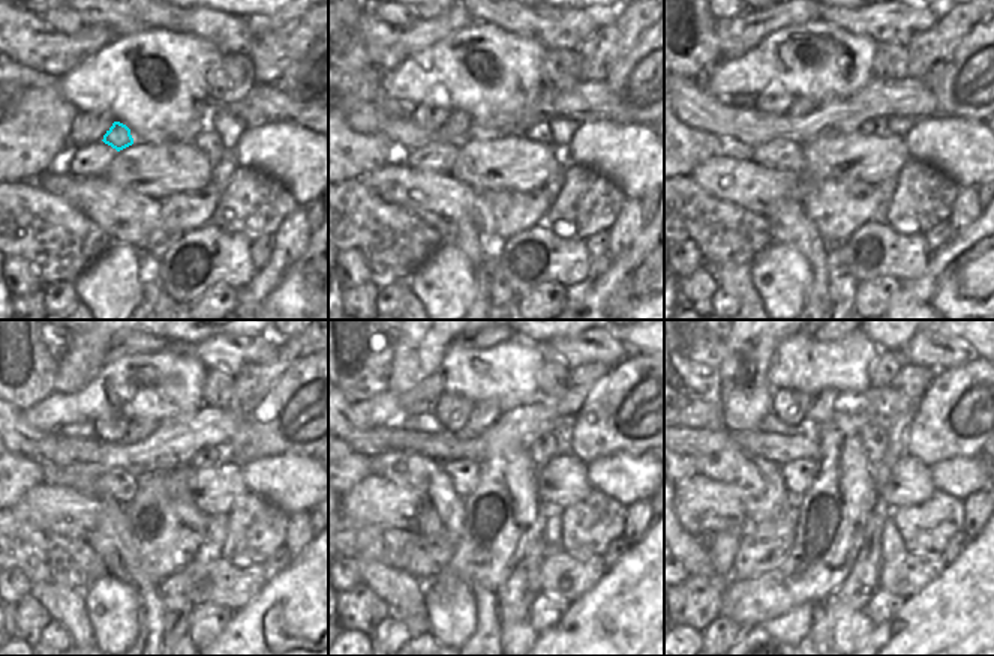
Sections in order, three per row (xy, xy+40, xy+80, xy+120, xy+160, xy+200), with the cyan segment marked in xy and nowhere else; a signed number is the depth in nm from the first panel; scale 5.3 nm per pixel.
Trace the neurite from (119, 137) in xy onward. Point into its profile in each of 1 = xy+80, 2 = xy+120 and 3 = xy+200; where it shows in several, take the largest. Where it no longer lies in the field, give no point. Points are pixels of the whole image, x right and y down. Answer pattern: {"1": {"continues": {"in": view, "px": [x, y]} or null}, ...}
{"1": {"continues": {"in": "xy+80", "px": [801, 105]}}, "2": {"continues": {"in": "xy+120", "px": [137, 431]}}, "3": {"continues": {"in": "xy+200", "px": [822, 407]}}}

